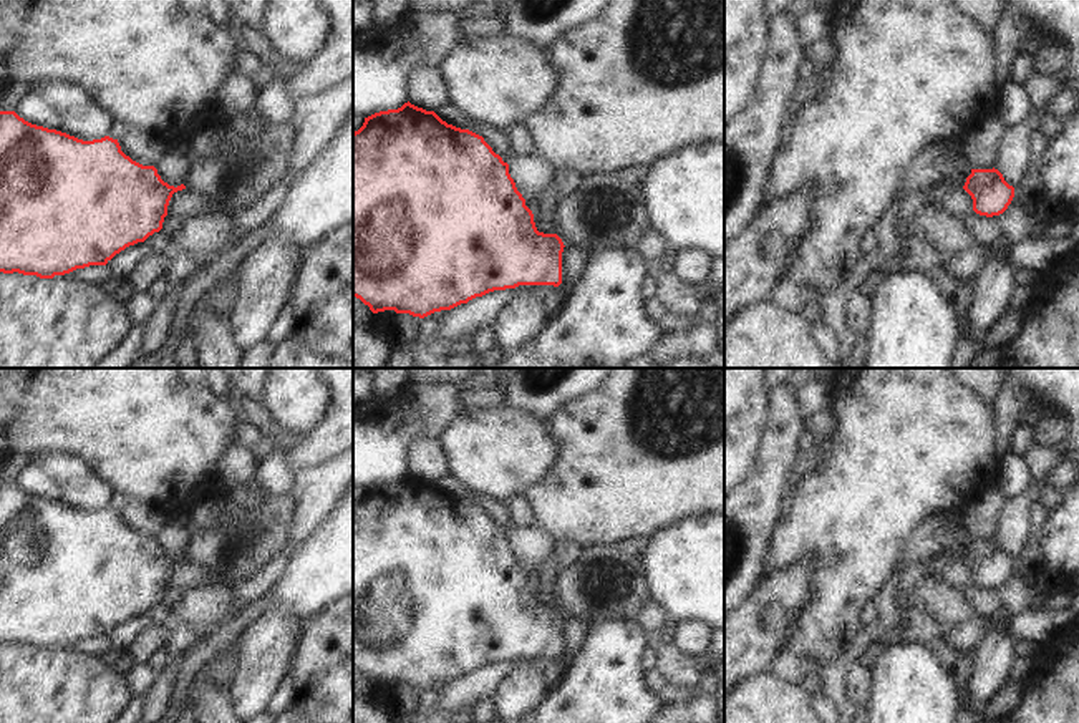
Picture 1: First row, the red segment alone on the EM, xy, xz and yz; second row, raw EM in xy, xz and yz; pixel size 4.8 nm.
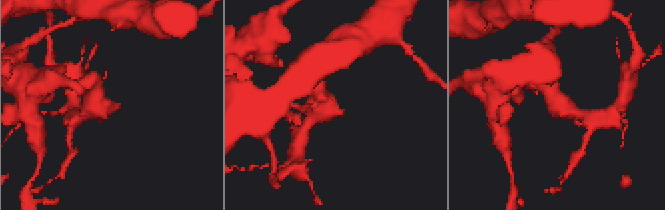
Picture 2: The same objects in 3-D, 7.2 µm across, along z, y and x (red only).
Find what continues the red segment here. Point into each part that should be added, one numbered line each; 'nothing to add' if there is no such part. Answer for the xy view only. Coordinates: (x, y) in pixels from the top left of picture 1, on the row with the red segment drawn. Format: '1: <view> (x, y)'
nothing to add

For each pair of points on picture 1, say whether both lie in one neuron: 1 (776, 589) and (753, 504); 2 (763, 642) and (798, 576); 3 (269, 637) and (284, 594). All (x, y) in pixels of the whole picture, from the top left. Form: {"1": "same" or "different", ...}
{"1": "different", "2": "same", "3": "different"}

